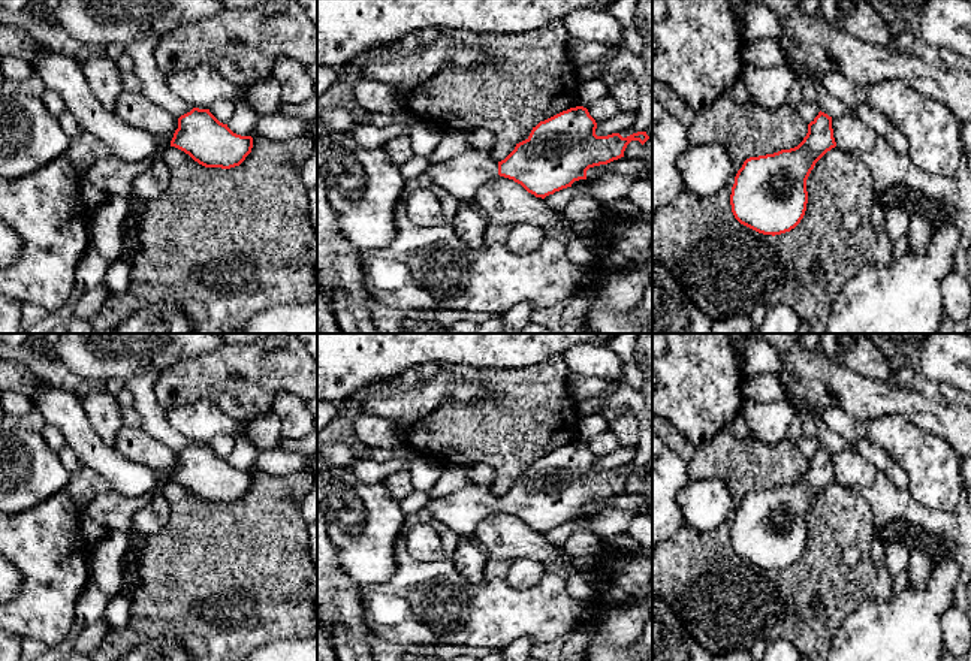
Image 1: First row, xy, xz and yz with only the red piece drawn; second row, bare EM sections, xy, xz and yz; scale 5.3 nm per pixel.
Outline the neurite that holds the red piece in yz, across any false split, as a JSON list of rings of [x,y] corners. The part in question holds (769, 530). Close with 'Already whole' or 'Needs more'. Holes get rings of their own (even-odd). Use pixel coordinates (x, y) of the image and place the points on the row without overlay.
[[[820,446],[797,482],[747,494],[732,522],[735,553],[763,570],[794,564],[806,546],[806,514],[815,498],[835,482],[832,452]]]. Already whole

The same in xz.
[[[570,443],[540,456],[501,496],[488,486],[470,482],[453,494],[429,499],[425,510],[462,537],[471,537],[476,526],[497,510],[545,534],[575,516],[586,514],[589,502],[624,492],[631,476],[643,480],[649,474],[646,467],[627,473],[619,468],[597,471],[595,464],[597,458],[586,443]]]. Needs more

